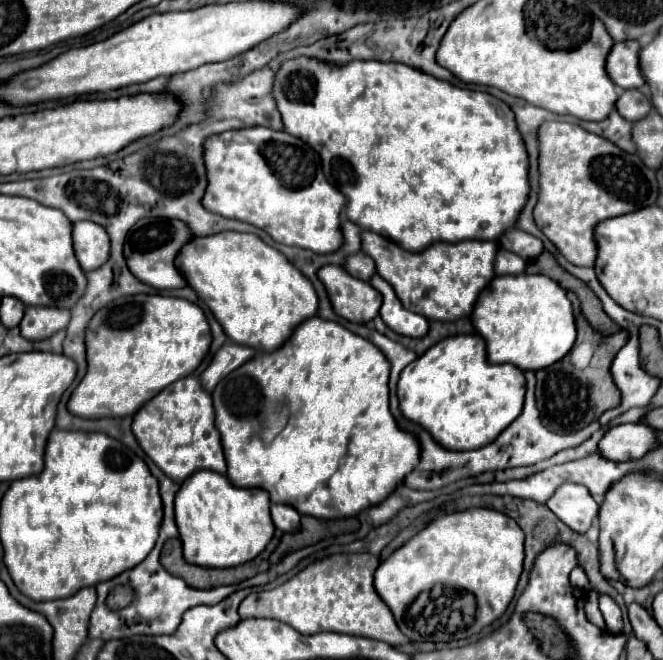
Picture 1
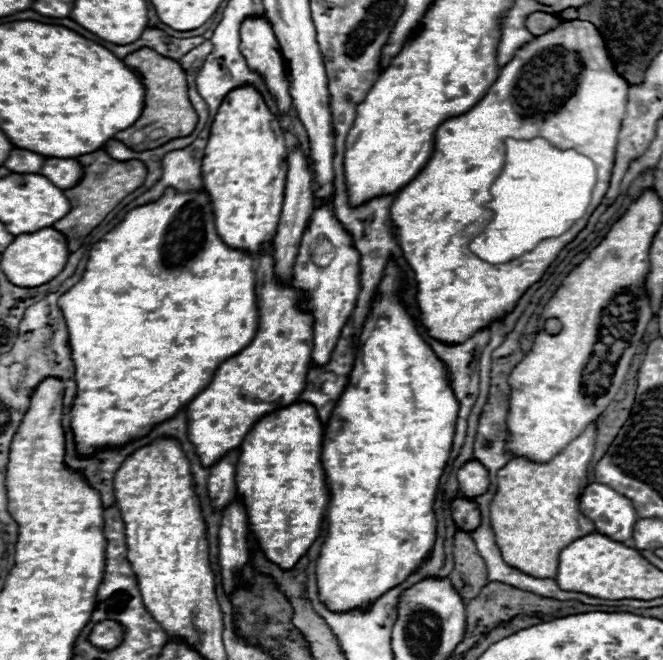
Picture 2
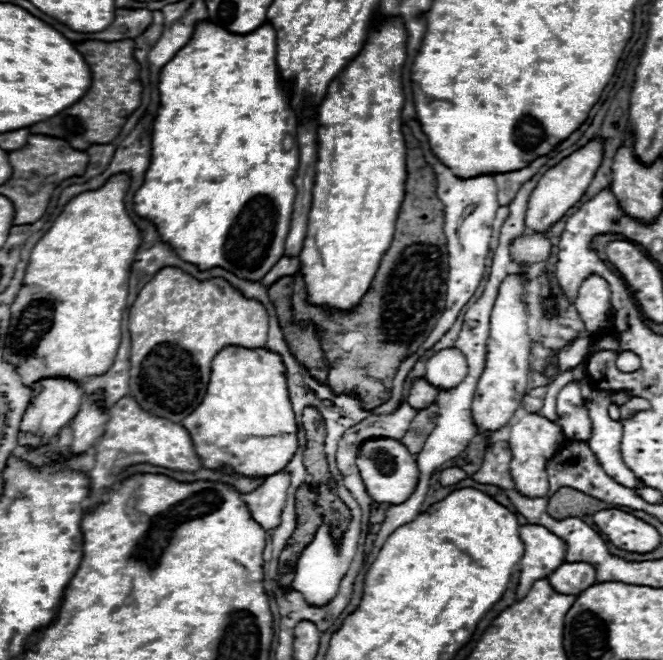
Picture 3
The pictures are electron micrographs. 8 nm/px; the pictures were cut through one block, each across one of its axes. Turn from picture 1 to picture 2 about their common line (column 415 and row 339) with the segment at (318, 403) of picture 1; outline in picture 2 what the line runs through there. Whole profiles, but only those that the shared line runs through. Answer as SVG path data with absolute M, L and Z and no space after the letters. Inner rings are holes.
M562 20L558 28L536 36L530 44L522 46L514 60L500 70L498 80L490 86L490 92L470 110L466 116L458 116L454 120L446 120L442 128L436 132L436 146L430 162L422 168L422 172L402 188L394 204L390 208L390 218L396 224L396 240L414 270L414 278L418 284L416 302L420 308L422 326L434 340L444 344L460 344L474 336L474 332L490 326L494 320L502 320L508 316L522 294L536 284L546 268L556 260L560 250L576 238L576 234L586 226L590 212L594 212L608 186L614 168L614 152L618 146L618 132L622 126L622 116L626 108L628 88L626 82L614 72L610 58L606 56L606 46L600 32L590 22ZM546 138L558 148L574 148L586 156L590 156L598 170L596 188L592 192L592 202L588 206L588 214L582 220L576 220L574 226L558 238L542 240L534 250L510 260L508 264L488 264L470 252L468 242L490 222L492 212L486 210L486 204L492 200L490 186L498 178L504 164L504 140L532 140Z

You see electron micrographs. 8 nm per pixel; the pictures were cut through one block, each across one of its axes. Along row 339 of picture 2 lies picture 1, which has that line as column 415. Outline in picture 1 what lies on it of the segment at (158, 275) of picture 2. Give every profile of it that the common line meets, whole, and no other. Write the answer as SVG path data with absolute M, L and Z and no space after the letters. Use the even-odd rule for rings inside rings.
M296 58L286 60L274 80L274 98L282 114L284 130L304 142L308 142L322 158L322 172L328 182L338 188L346 198L346 218L358 224L364 230L376 232L408 252L422 252L432 242L460 242L460 240L494 240L498 242L508 230L516 228L516 220L528 200L530 182L528 182L528 152L524 138L516 126L516 116L510 106L488 92L458 88L444 80L438 80L430 74L414 70L406 64L396 62L378 62L378 60L356 60L348 66L332 66L318 62L314 58Z

